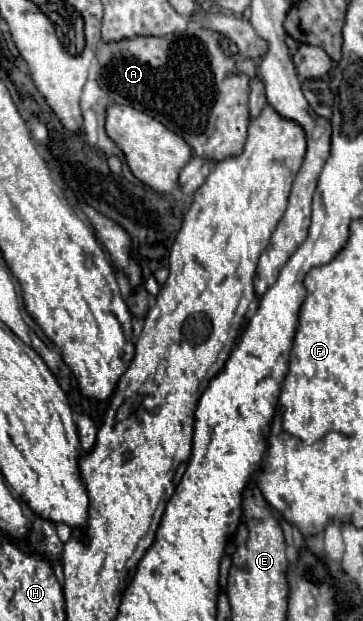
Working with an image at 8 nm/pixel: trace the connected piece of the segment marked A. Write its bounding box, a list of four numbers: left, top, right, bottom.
[96,24,250,162]

